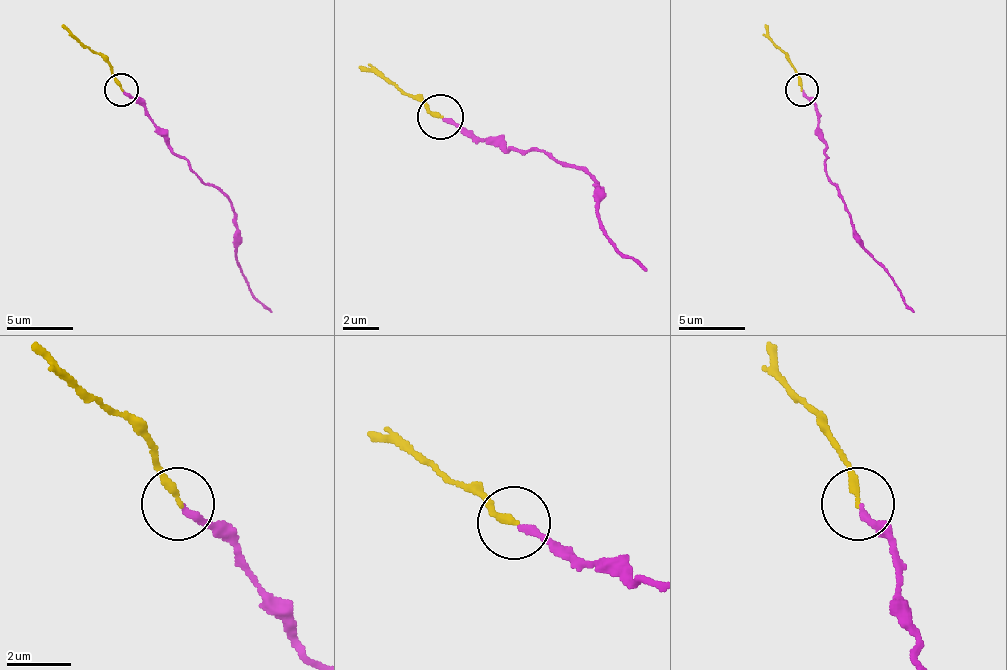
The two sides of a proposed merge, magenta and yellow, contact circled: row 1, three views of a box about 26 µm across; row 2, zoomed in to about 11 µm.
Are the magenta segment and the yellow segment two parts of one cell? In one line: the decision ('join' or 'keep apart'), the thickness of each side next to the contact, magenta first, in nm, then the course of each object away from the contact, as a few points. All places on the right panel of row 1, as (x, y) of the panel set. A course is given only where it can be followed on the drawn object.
join; 200 nm thick on the magenta side, 240 nm on the other; magenta runs (802, 91), (819, 114), (825, 173), (845, 200), (852, 236), (882, 266), (915, 312); yellow runs (802, 91), (795, 67), (766, 24)

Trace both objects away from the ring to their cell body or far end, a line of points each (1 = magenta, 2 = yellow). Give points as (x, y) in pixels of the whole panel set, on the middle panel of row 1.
1: (444, 118), (475, 140), (543, 149), (557, 163), (575, 163), (598, 186), (598, 226), (648, 272)
2: (439, 118), (357, 68)

